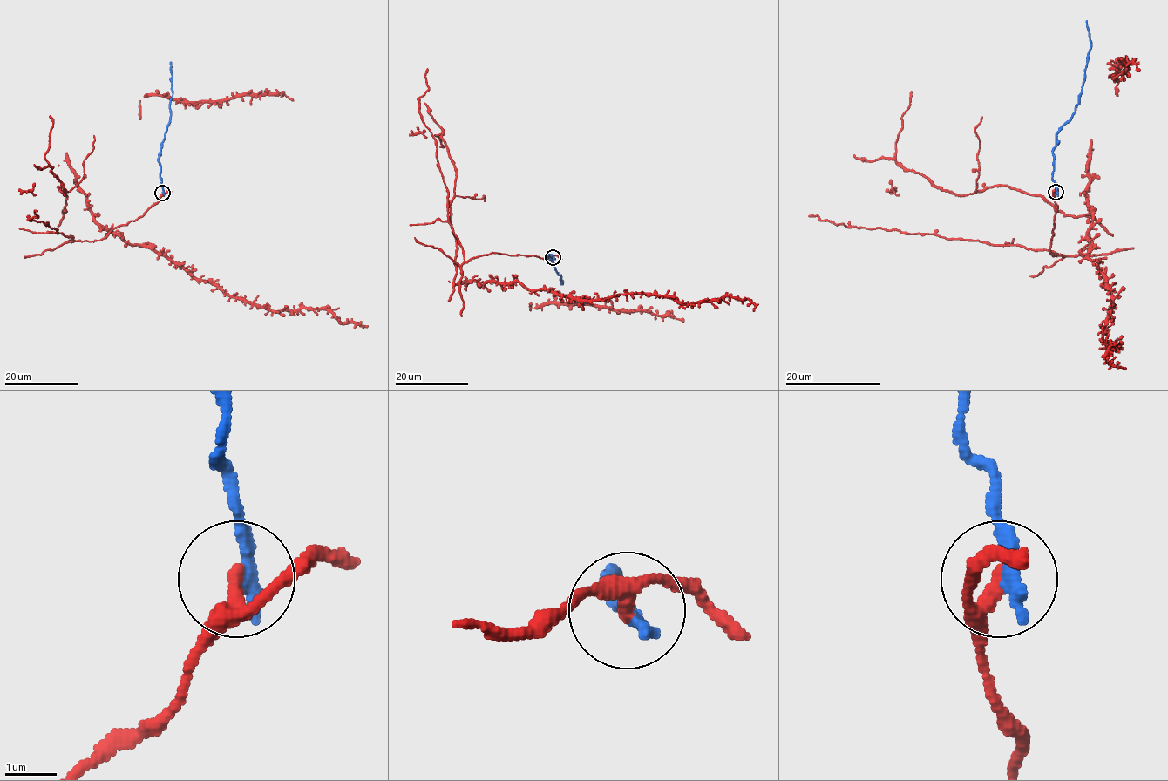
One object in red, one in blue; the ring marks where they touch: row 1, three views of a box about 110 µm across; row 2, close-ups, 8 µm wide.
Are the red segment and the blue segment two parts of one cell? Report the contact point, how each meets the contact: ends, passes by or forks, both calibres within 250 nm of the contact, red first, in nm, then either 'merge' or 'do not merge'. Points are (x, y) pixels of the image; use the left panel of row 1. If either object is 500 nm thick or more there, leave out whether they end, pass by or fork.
at (162, 193); red passes by; blue ends there; 280 nm thick on the red side, 360 nm on the other; do not merge

